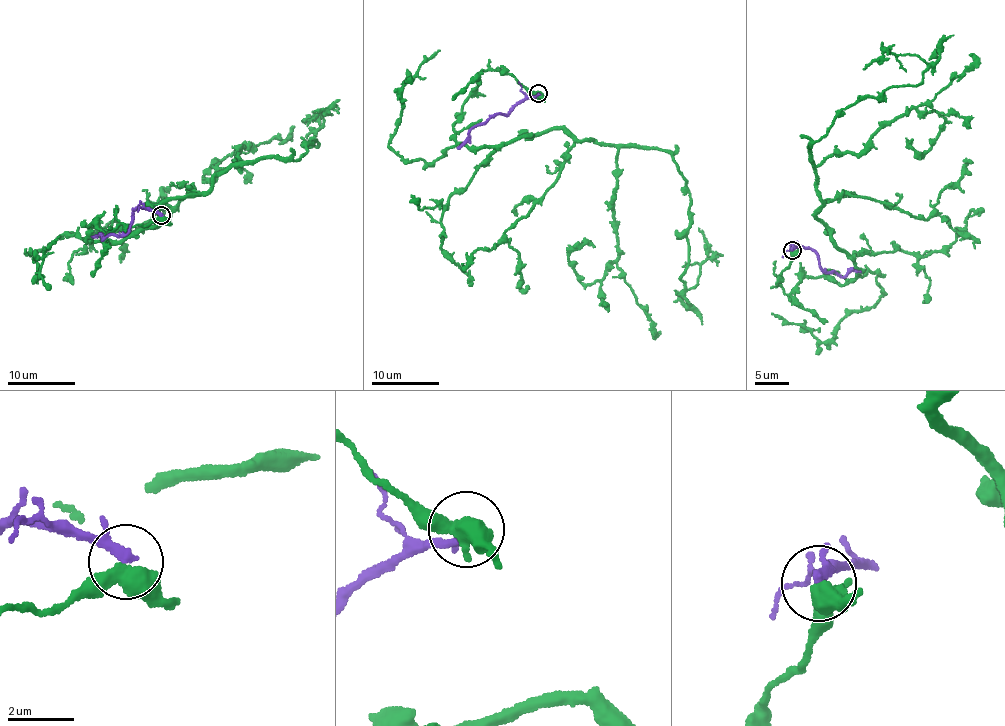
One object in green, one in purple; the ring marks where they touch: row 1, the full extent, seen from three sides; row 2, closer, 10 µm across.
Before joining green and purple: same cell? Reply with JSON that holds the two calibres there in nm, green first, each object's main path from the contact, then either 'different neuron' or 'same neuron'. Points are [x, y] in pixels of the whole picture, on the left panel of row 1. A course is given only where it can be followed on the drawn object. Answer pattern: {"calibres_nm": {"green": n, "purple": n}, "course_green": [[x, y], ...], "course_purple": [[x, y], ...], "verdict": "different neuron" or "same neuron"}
{"calibres_nm": {"green": 480, "purple": 170}, "course_green": [[160, 216], [105, 238], [94, 224], [85, 240], [137, 237], [232, 167], [299, 159], [331, 108], [313, 112]], "course_purple": [[160, 216], [152, 210], [138, 208], [129, 228], [120, 236], [92, 237]], "verdict": "different neuron"}

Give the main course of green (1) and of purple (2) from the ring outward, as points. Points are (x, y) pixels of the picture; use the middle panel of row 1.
1: (537, 94), (480, 72), (455, 140), (565, 129), (665, 150), (690, 194), (687, 288), (712, 254), (698, 227)
2: (537, 94), (517, 103), (506, 115), (500, 113), (474, 126), (457, 149)

